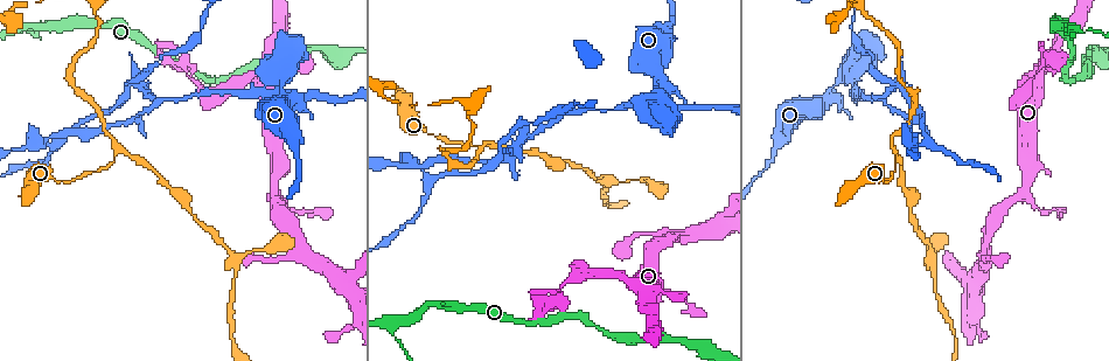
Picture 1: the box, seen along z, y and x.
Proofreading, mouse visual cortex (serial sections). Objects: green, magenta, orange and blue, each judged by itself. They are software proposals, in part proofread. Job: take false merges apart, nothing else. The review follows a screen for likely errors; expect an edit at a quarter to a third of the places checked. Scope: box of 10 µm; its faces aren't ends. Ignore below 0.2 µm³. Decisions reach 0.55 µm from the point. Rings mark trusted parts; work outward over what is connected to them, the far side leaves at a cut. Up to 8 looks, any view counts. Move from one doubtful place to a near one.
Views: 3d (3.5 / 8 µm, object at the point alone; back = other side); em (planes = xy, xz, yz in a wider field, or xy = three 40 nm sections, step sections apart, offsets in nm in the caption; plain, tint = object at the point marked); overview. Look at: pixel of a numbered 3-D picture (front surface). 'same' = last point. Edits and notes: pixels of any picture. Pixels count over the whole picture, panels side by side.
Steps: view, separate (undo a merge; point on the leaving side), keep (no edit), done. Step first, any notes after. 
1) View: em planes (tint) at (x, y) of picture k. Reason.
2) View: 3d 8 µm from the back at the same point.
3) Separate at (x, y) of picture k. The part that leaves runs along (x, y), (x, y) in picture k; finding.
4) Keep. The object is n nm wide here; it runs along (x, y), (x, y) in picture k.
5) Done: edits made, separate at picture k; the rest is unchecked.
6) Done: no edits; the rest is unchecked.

View: 3d 8 µm at (1026, 76) of picture 1. Abrupt turn.

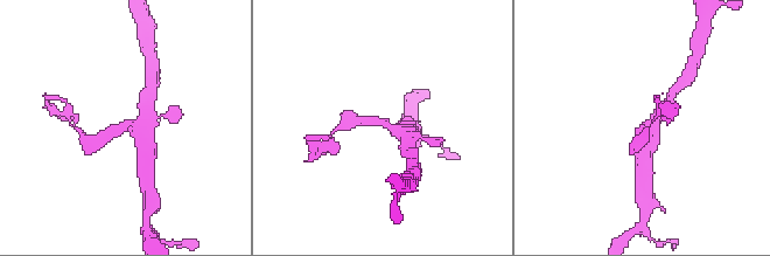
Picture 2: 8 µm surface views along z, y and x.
View: 3d 3.5 µm at the same point.

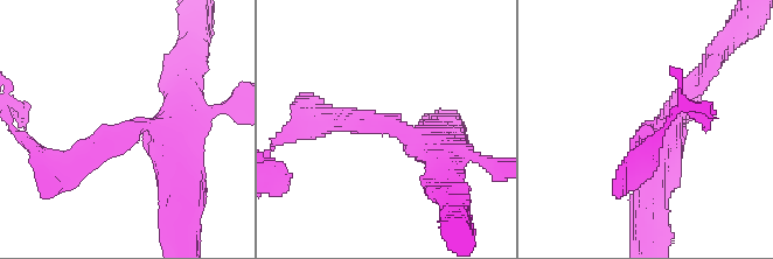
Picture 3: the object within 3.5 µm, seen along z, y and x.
Keep. It runs along (443, 138), (324, 124) in picture 3; one cell here.

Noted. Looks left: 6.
View: 3d 3.5 µm at (845, 76) of picture 1. Four or more arms meet.

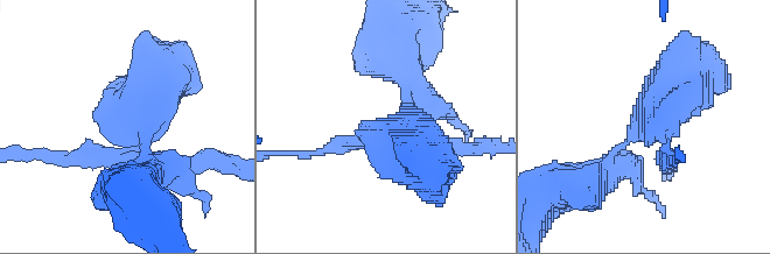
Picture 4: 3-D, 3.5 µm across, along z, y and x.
View: em xy step 3 (tint) at (145, 120) of picture 4. Shape alone is not enough.

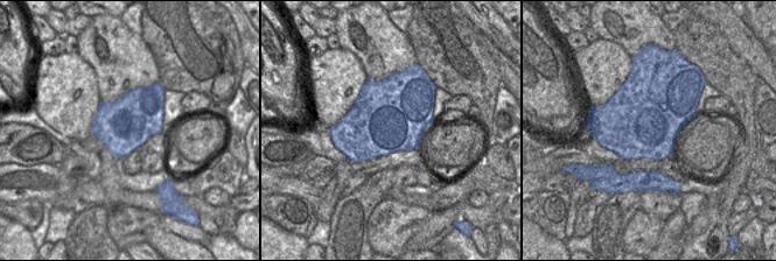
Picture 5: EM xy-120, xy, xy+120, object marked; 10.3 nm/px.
View: em xy step 1 (tint) at the same point.

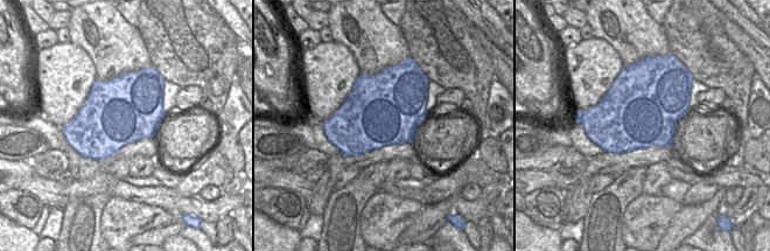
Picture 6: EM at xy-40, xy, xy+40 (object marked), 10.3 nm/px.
Separate at (665, 161) of picture 4. The part that leaves runs along (131, 149), (120, 160), (27, 156) in picture 4; two cells meet here.

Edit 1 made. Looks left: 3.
View: overview. Redraw.

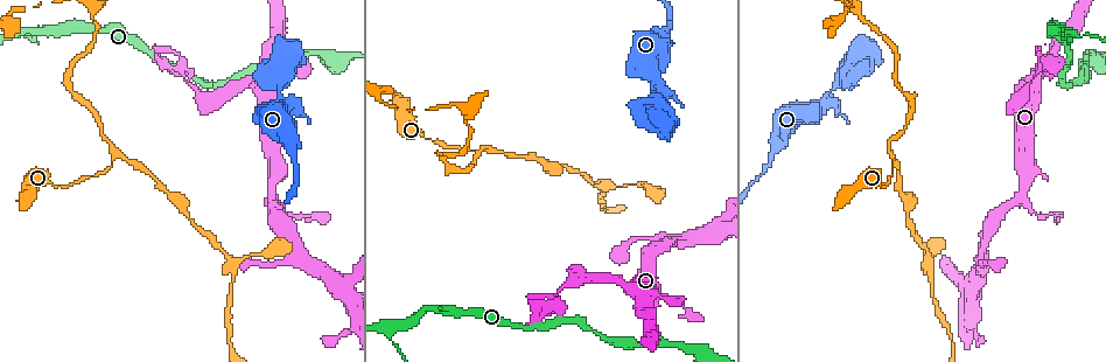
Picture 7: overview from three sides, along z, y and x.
View: 3d 3.5 µm at (1020, 195) of picture 7. A narrow waist.

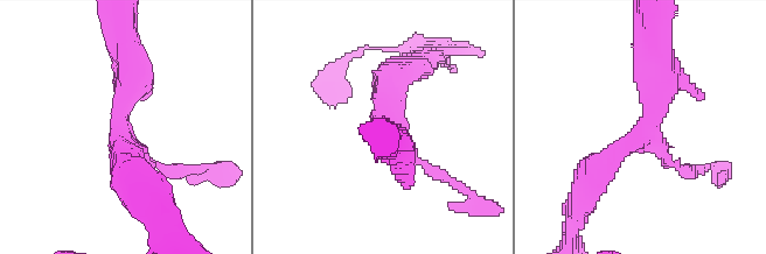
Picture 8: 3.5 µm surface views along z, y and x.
View: em xy step 2 (tint) at (652, 126) of picture 8.

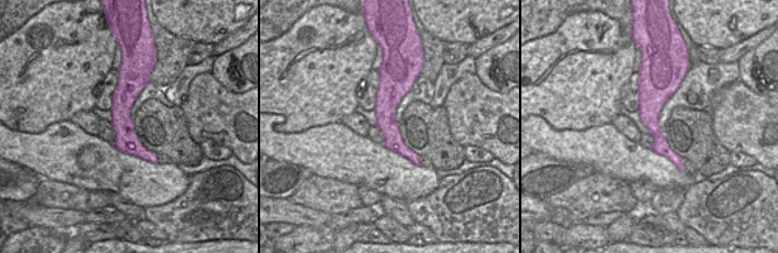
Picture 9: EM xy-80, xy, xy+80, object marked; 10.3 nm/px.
Keep. The object is 220 nm wide here; it runs along (655, 56), (655, 117), (590, 177) in picture 8; continuous, no second cell.

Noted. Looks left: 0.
Done: edits made, separate at picture 4; the rest is unchecked.

